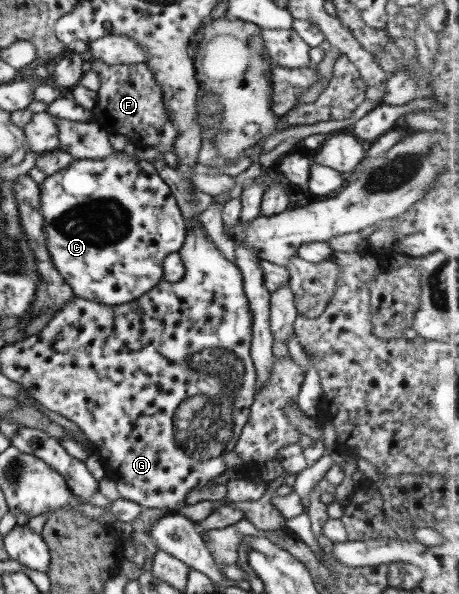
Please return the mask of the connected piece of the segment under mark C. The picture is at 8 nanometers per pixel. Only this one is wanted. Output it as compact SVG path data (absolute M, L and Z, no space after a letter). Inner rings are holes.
M117 152L103 159L77 159L75 158L65 169L49 174L40 187L41 215L44 221L44 232L47 237L47 252L49 252L55 269L61 277L71 285L74 295L102 303L103 305L121 305L138 299L153 289L159 281L163 280L163 262L167 254L179 252L186 239L185 220L177 206L175 196L171 193L169 185L159 176L153 164L147 160L139 160L133 154Z

